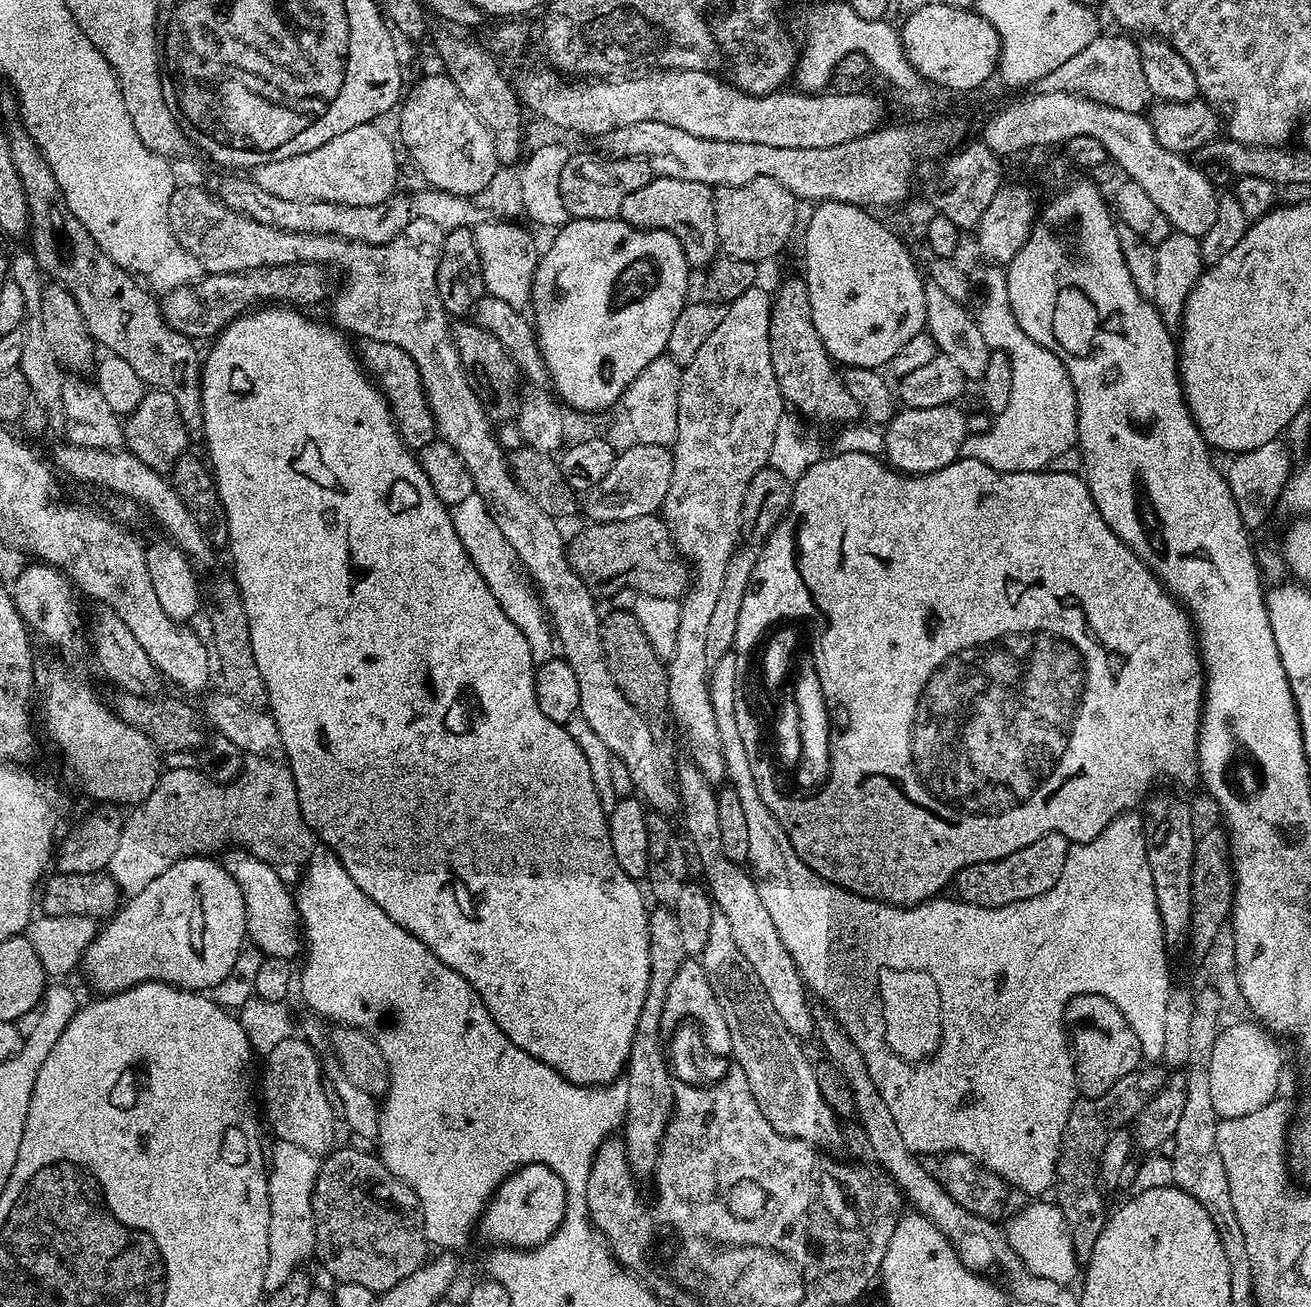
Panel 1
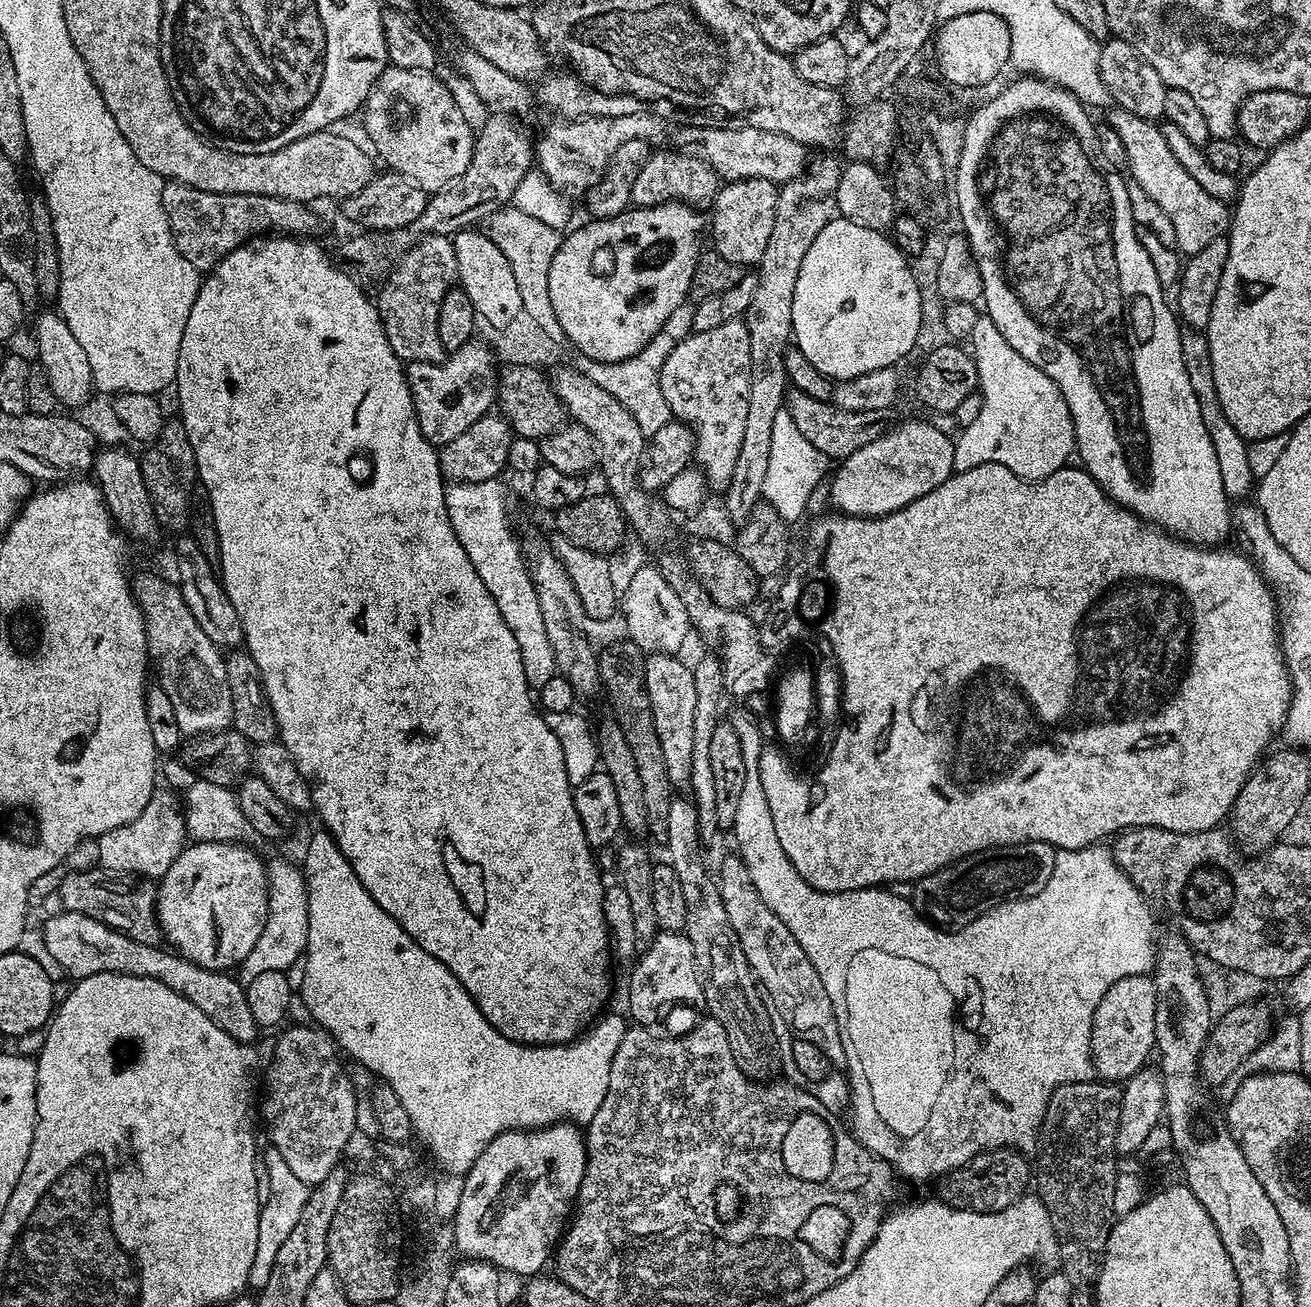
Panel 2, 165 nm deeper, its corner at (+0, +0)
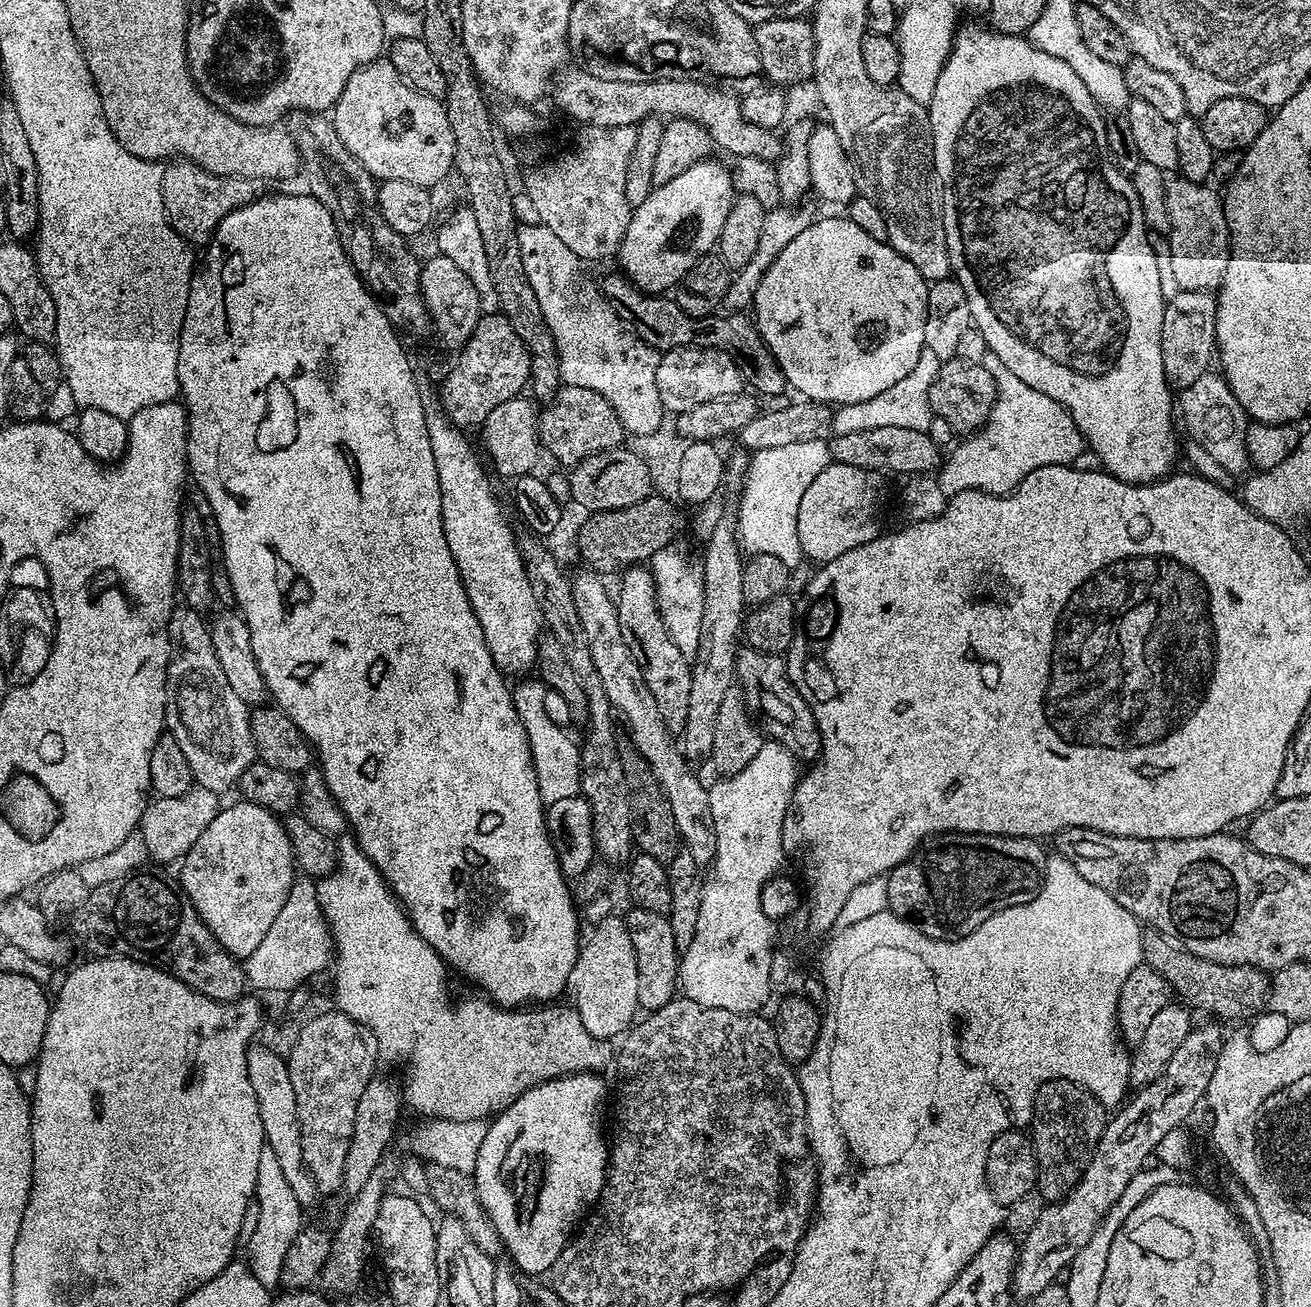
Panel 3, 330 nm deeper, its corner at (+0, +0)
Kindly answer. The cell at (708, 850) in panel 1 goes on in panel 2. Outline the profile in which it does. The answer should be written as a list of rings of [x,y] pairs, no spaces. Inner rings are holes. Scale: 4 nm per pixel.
[[[657,652],[649,655],[644,661],[644,681],[646,682],[646,694],[650,698],[650,710],[654,718],[654,730],[658,734],[658,743],[662,746],[662,758],[666,758],[666,774],[670,774],[670,782],[673,786],[680,786],[680,784],[687,785],[692,779],[692,759],[694,758],[694,706],[698,703],[698,693],[694,691],[694,674],[689,665],[684,665],[680,661],[681,657],[676,654],[669,654],[667,652]]]

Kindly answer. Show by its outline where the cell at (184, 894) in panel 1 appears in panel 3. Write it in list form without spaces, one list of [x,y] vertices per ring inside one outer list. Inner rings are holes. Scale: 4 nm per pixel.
[[[241,799],[240,804],[221,807],[216,813],[214,822],[202,830],[198,842],[190,846],[179,865],[178,879],[184,892],[190,898],[194,910],[206,922],[210,934],[232,956],[243,958],[254,954],[254,949],[266,938],[274,918],[282,911],[286,903],[286,894],[290,894],[290,886],[294,879],[294,861],[290,838],[286,834],[281,817],[249,800]]]

